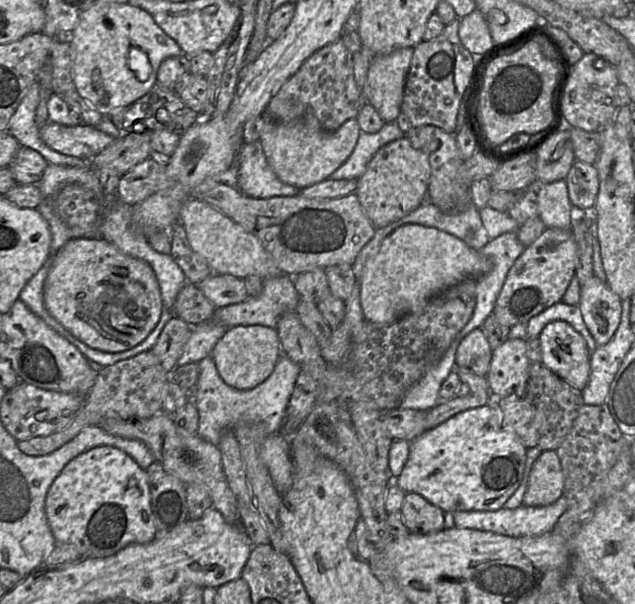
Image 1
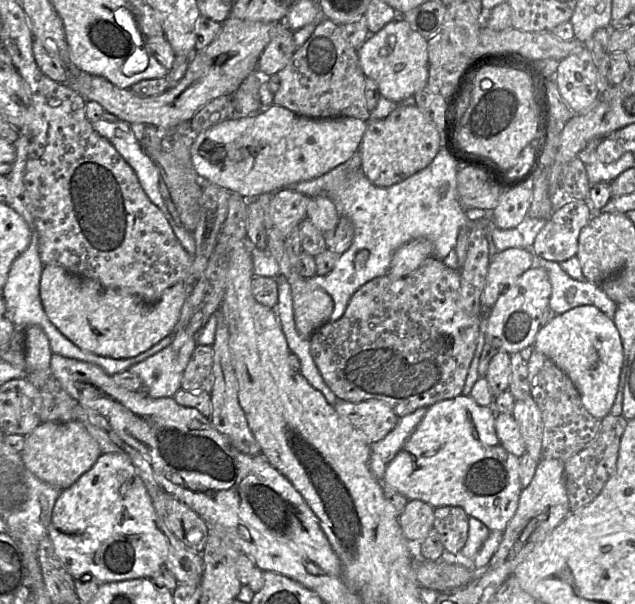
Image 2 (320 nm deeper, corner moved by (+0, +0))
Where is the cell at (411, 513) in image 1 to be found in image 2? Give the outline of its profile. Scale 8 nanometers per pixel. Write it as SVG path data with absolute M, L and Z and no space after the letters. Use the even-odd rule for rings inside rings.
M456 506L434 508L433 529L438 534L444 550L457 555L468 538L469 516Z

